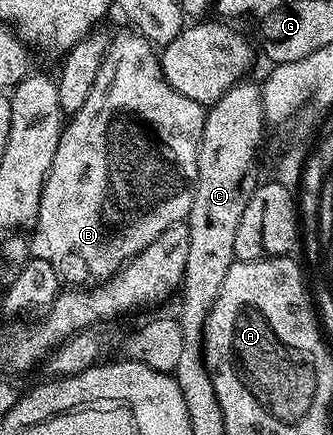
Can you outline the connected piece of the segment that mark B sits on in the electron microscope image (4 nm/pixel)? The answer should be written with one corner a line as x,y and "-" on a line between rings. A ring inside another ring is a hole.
124,28
119,35
112,37
107,43
107,51
101,60
101,72
97,72
97,80
93,80
93,88
89,88
89,96
85,105
75,114
70,115
69,121
63,127
63,135
59,137
57,152
53,156
53,164
49,168
47,178
43,182
41,204
39,205
39,221
37,231
43,237
43,250
52,268
59,274
60,283
71,288
94,288
101,282
107,281
119,273
131,259
138,256
153,240
165,232
173,224
184,221
193,204
193,192
197,180
197,152
203,125
207,119
205,108
197,100
189,100
189,96
181,96
163,75
156,47
150,44
142,35
131,28

